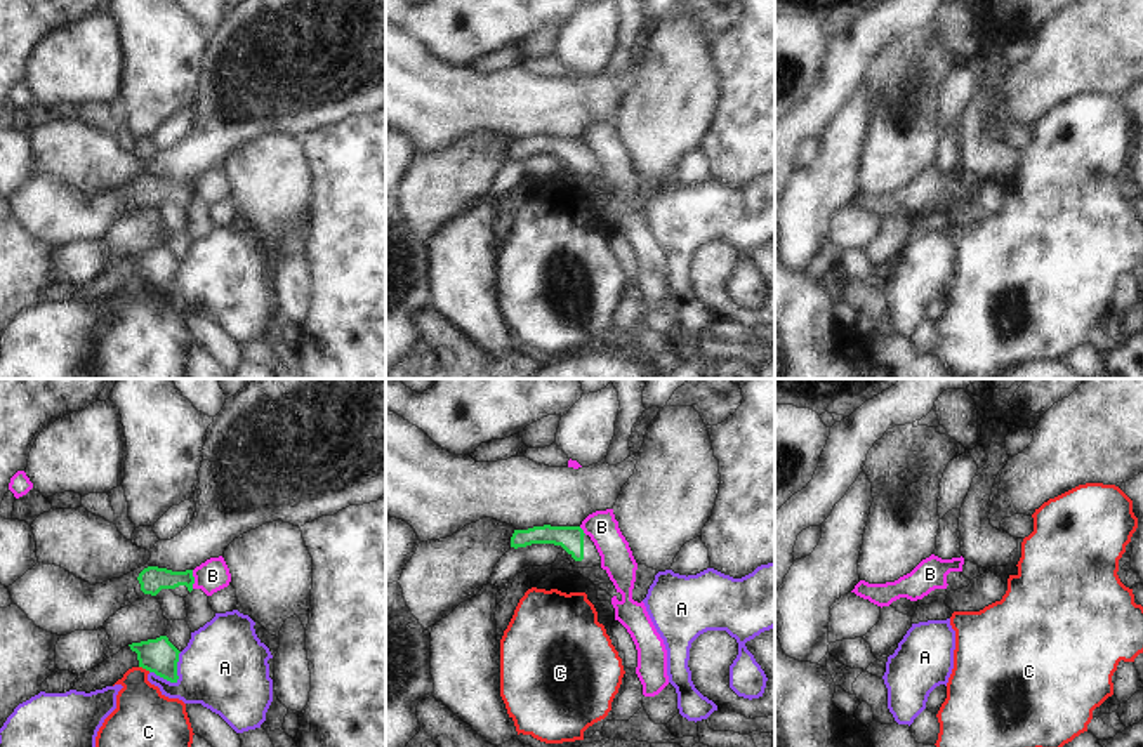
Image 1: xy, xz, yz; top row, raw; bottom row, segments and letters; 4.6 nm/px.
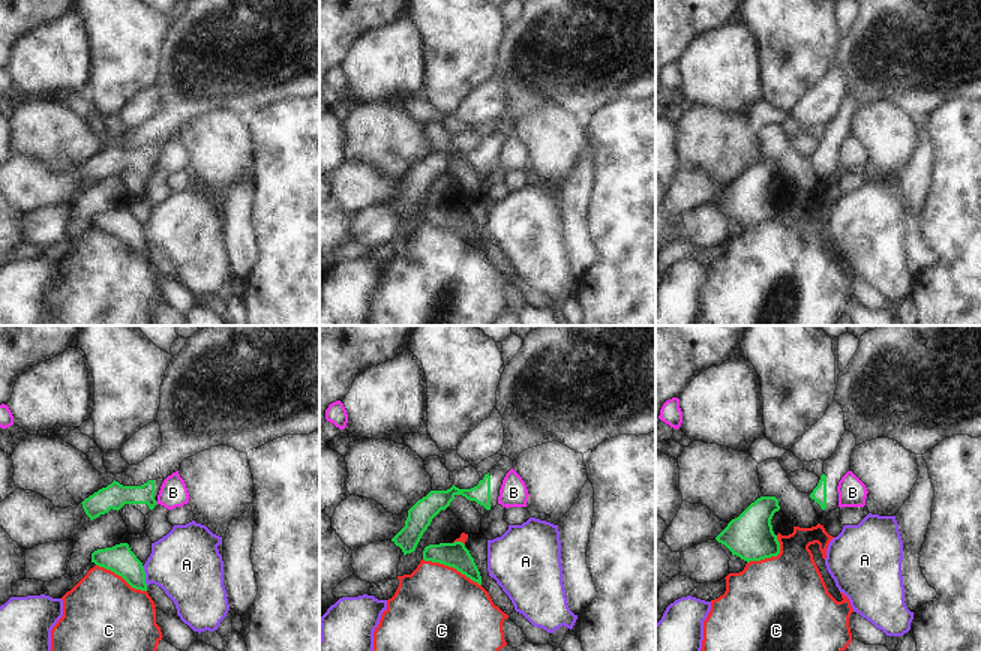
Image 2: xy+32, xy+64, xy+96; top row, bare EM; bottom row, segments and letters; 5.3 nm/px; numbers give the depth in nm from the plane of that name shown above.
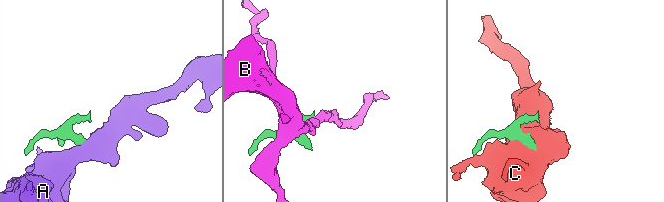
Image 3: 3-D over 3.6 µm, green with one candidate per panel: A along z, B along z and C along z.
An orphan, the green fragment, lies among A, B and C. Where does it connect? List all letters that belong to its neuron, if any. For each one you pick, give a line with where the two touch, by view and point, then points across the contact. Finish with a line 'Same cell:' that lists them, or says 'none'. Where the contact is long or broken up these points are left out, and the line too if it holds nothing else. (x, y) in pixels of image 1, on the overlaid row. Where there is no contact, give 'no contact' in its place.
Same cell: none

